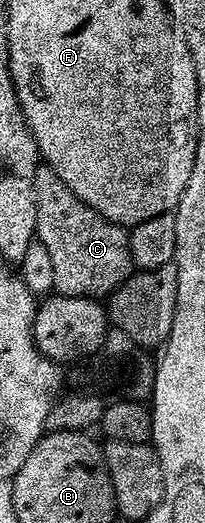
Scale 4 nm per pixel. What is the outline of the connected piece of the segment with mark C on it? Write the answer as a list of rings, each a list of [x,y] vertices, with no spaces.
[[[39,166],[34,174],[36,197],[36,238],[48,249],[52,270],[56,272],[54,291],[59,295],[106,297],[132,274],[130,237],[127,228],[105,219],[92,209],[48,166]]]

